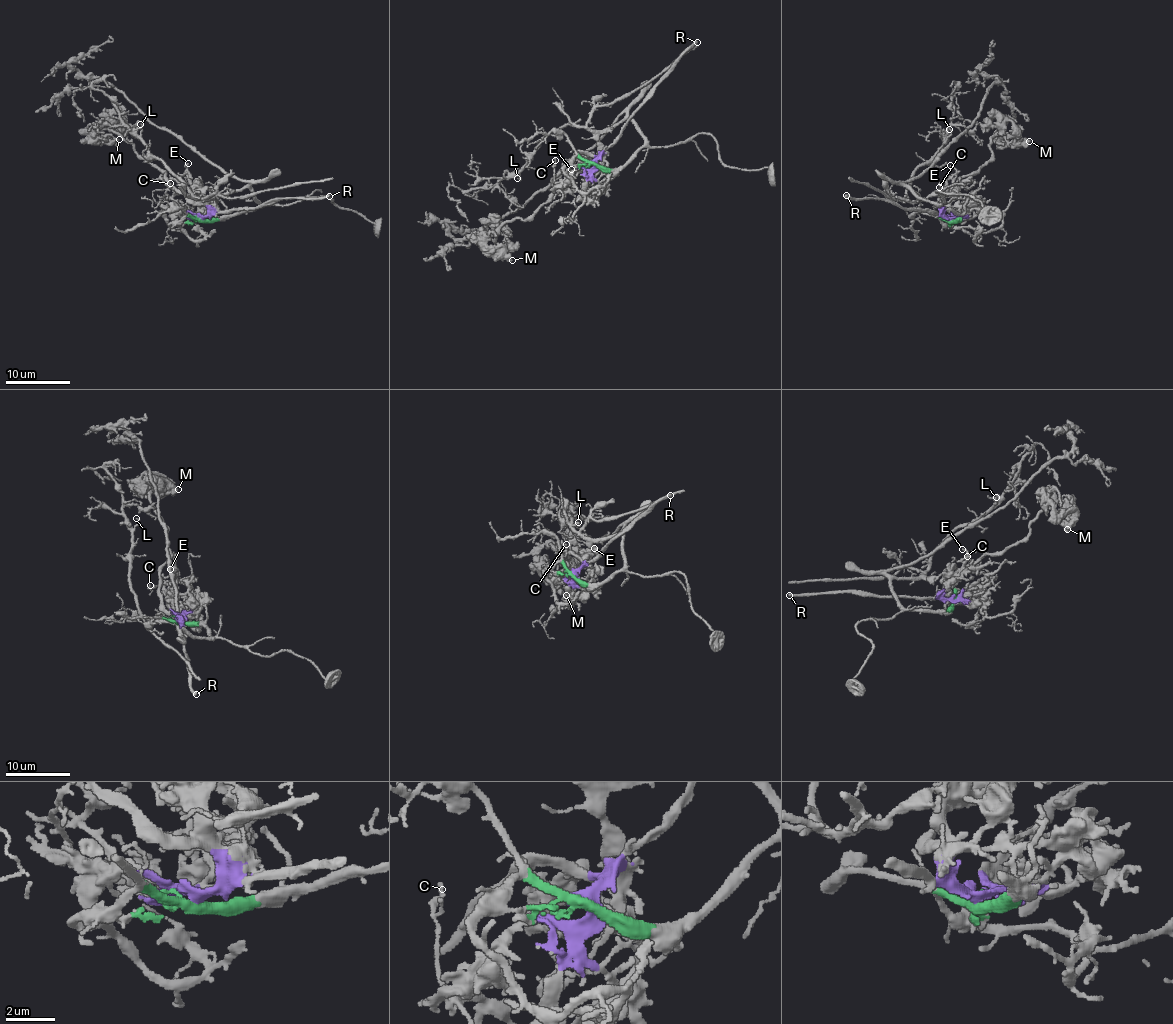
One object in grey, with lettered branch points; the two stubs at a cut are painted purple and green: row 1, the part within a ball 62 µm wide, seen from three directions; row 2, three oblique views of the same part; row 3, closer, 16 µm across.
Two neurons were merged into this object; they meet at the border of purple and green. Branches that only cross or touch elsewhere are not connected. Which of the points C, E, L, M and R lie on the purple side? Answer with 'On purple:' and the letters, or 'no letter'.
On purple: C, E, M, R

